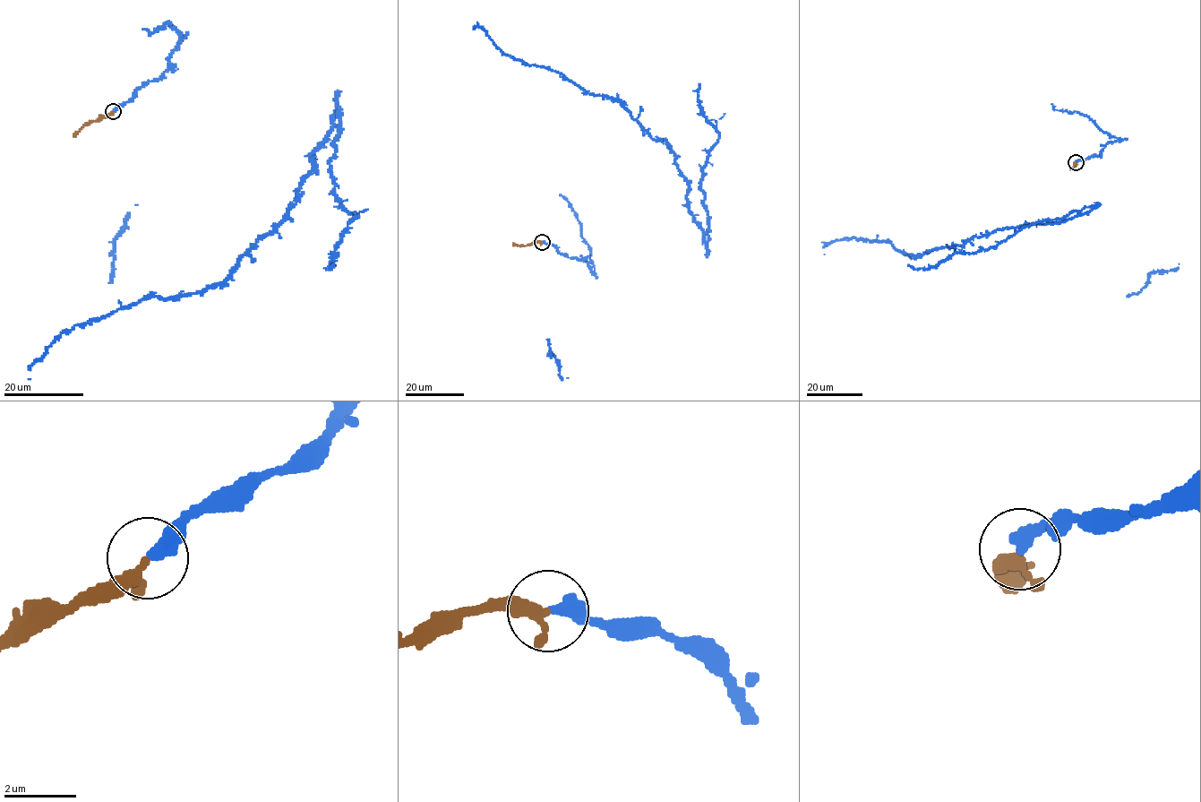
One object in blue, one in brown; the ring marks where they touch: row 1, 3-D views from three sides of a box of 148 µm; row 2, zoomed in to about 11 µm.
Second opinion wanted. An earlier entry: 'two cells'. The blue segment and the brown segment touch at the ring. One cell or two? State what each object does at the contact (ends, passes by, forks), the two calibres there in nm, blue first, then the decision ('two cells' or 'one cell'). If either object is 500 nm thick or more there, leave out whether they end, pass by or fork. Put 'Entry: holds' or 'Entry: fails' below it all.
blue ends | brown passes by | 400/240 nm | one cell
Entry: fails

